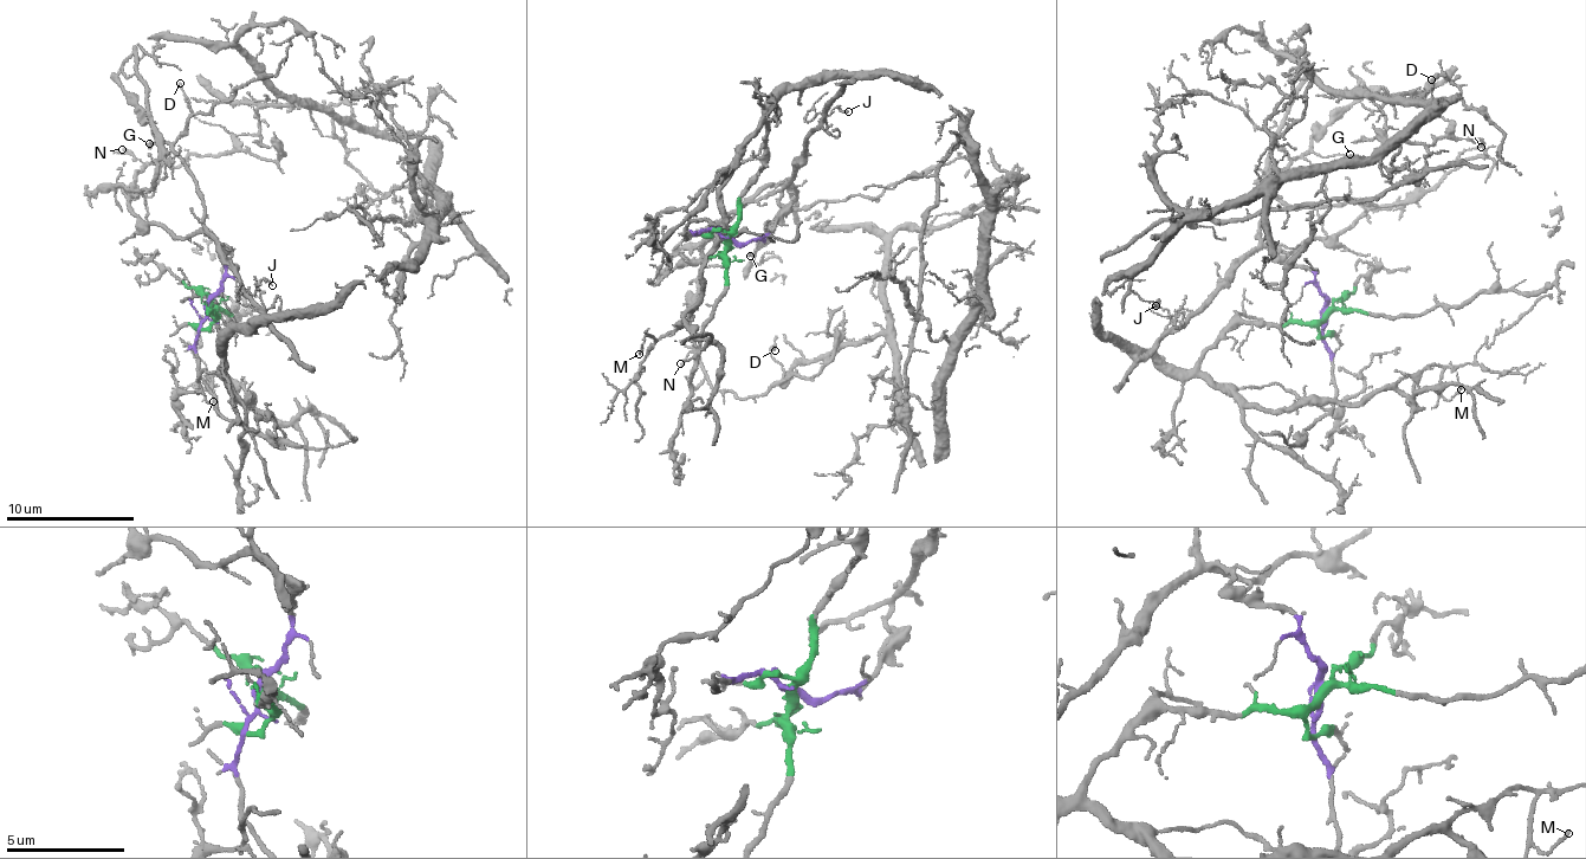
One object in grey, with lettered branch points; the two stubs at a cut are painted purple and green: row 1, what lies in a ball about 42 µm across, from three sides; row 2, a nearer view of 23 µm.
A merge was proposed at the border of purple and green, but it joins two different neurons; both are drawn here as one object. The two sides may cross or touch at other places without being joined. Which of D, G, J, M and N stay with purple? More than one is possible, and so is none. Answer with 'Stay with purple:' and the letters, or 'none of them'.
Stay with purple: D, G, J, N

